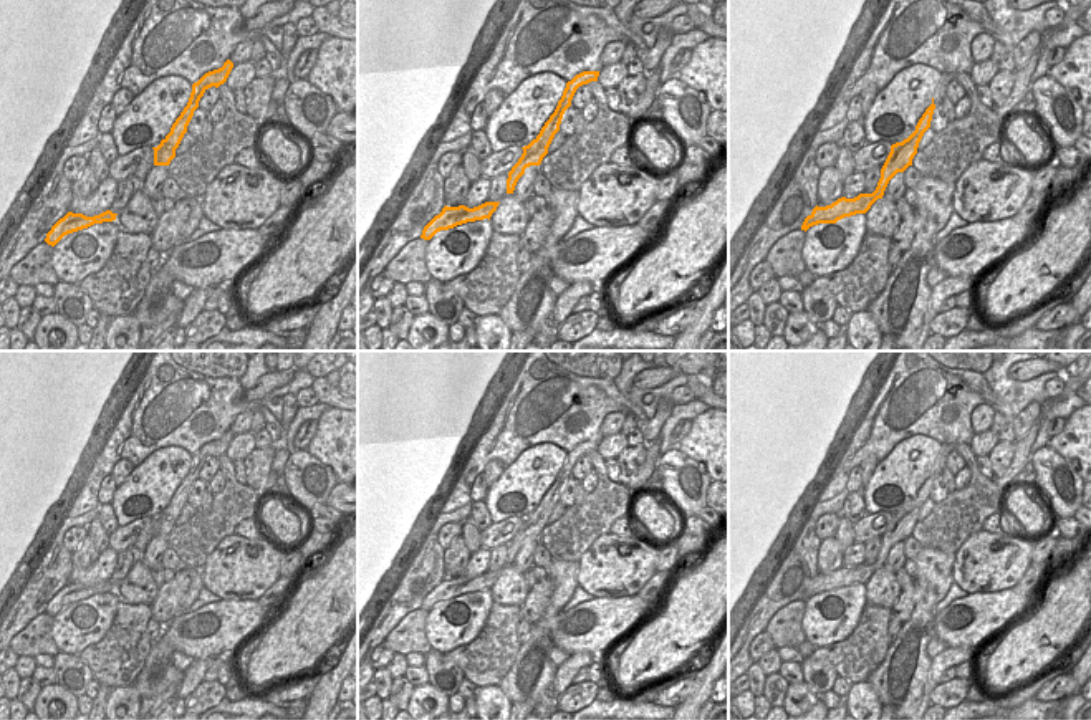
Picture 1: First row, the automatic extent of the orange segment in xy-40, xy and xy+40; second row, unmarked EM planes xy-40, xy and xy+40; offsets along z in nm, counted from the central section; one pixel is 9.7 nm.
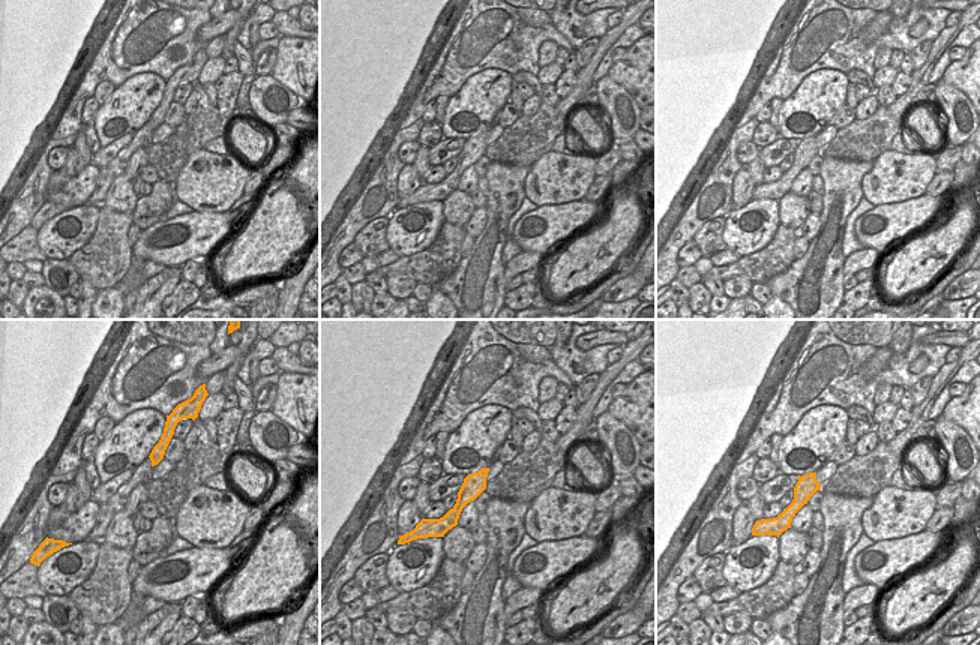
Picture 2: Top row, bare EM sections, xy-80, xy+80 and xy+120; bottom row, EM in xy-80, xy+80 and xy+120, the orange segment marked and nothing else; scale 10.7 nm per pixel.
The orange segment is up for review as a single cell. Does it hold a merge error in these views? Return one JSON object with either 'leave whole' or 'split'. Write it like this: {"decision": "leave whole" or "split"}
{"decision": "leave whole"}

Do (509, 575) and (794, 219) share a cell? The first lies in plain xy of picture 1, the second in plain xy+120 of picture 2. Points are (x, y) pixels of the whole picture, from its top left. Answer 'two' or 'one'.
one

